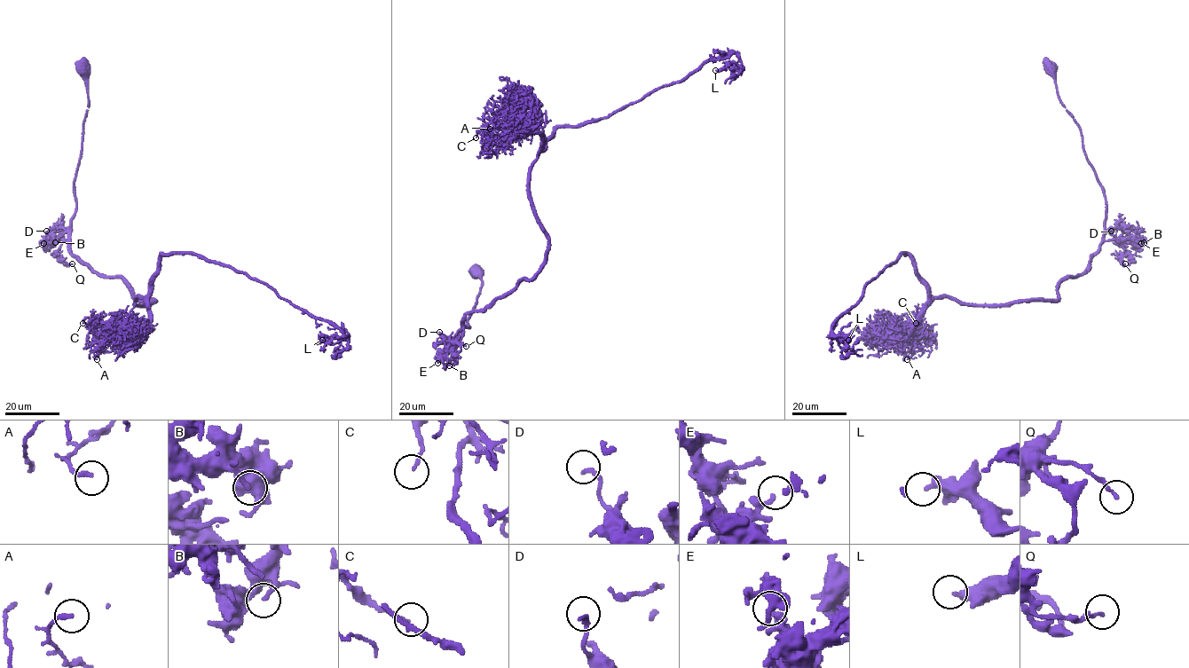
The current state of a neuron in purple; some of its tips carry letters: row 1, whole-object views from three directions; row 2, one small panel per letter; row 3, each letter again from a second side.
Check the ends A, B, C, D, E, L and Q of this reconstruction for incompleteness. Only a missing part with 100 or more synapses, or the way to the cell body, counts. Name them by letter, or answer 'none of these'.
none of these

